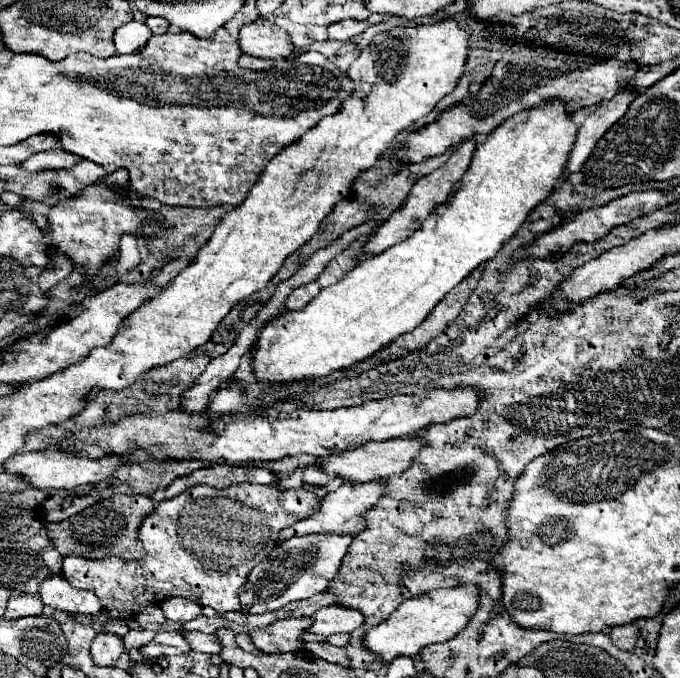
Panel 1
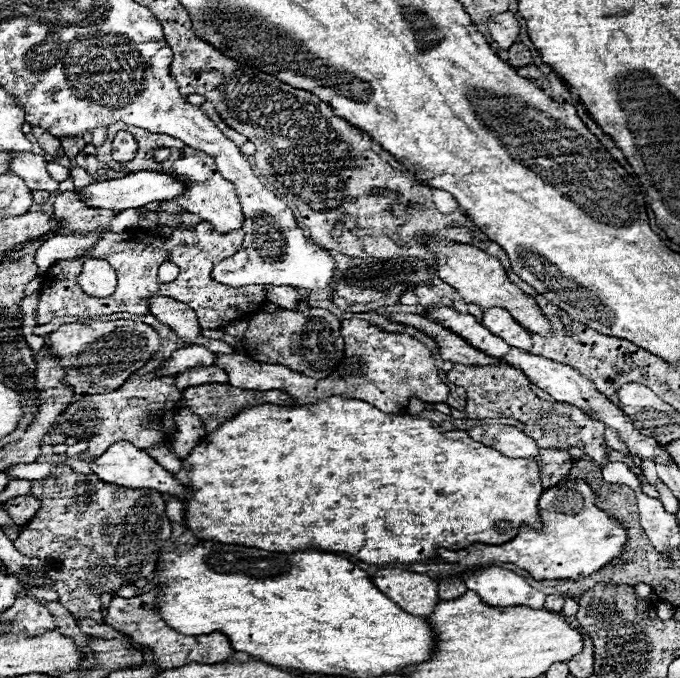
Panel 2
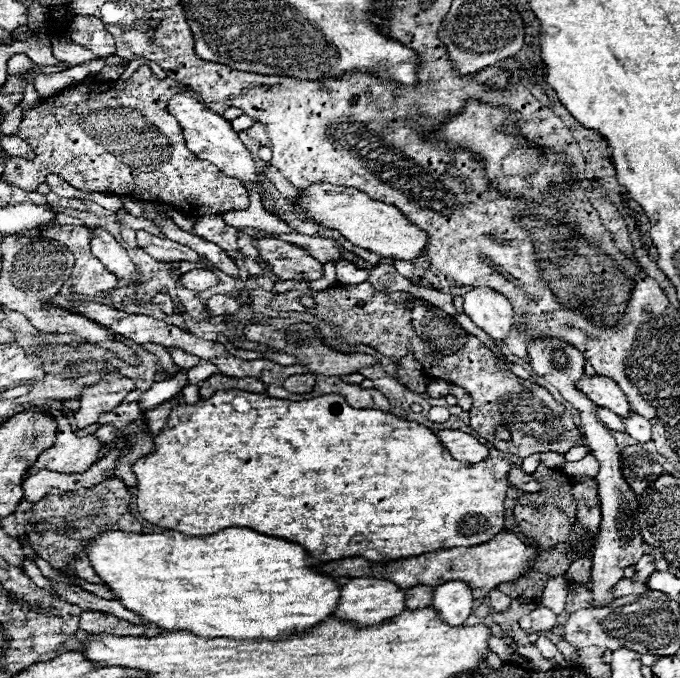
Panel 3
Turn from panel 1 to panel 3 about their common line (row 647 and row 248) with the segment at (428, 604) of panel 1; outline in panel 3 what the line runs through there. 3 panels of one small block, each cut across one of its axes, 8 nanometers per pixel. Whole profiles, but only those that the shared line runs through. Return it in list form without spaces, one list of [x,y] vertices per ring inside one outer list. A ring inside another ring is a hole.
[[[316,182],[298,198],[296,208],[298,208],[296,210],[298,218],[312,220],[330,230],[338,230],[352,244],[366,248],[382,258],[410,262],[426,252],[424,248],[430,240],[430,236],[422,228],[412,224],[402,212],[398,212],[396,206],[372,200],[370,196],[366,196],[364,192],[358,192],[356,188]]]

